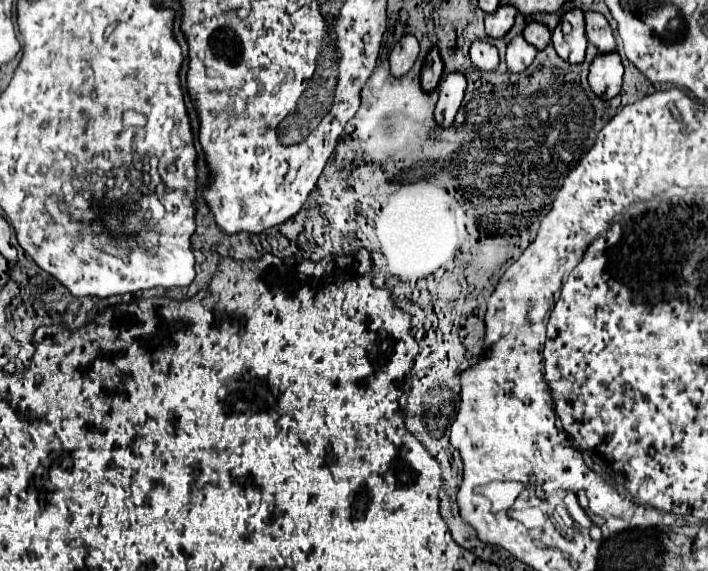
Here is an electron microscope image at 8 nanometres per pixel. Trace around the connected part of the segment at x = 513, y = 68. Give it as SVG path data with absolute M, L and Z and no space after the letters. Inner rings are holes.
M517 36L515 40L509 42L507 46L507 66L509 66L509 72L513 74L521 74L529 68L529 64L535 60L537 56L537 50L533 50L533 46L529 46L523 36Z

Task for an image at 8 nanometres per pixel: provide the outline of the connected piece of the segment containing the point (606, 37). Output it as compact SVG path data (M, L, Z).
M587 12L585 24L587 24L587 38L589 38L589 42L593 42L597 46L599 54L615 52L615 38L611 32L611 26L601 14Z

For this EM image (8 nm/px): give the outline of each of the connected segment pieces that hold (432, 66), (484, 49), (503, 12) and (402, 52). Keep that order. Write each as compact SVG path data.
M433 48L427 54L427 60L425 60L423 70L421 70L421 86L423 86L423 90L433 92L439 86L441 76L443 76L443 62L441 62L439 50Z
M473 42L471 44L471 62L481 72L495 72L499 66L497 48L487 42Z
M499 6L497 14L487 14L485 16L485 34L487 34L487 38L489 40L503 38L511 30L515 14L517 14L517 10L513 10L513 6Z
M403 36L391 50L389 54L389 66L391 66L391 76L401 78L405 76L411 66L415 64L419 56L419 42L415 36Z

